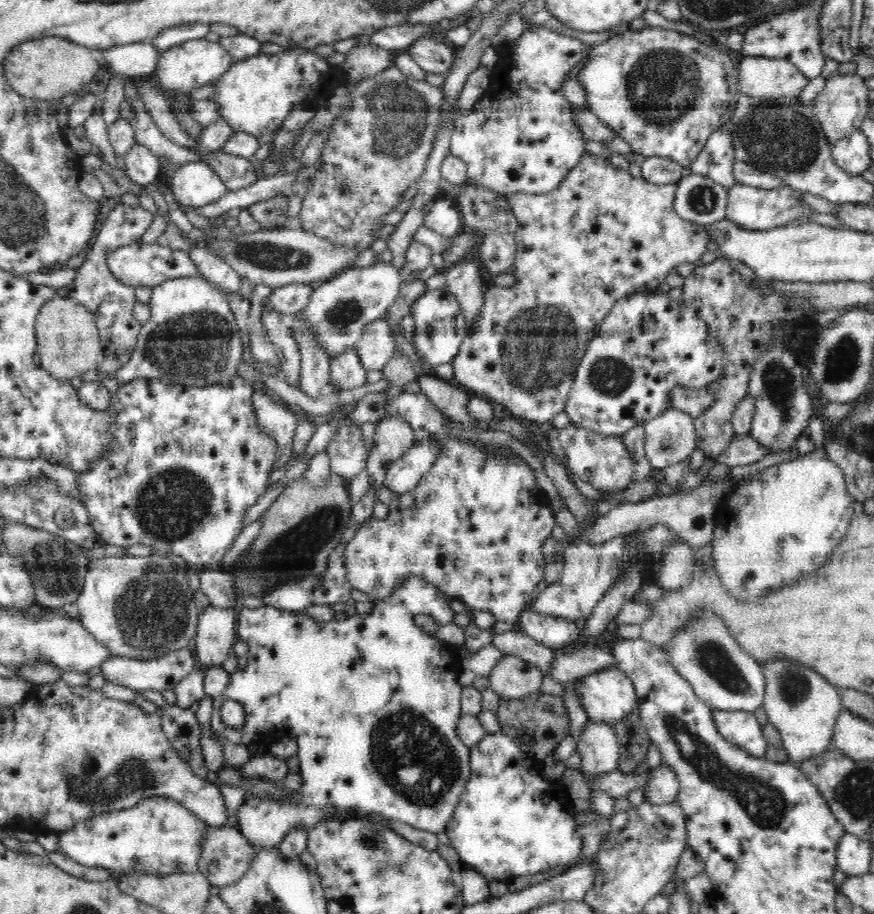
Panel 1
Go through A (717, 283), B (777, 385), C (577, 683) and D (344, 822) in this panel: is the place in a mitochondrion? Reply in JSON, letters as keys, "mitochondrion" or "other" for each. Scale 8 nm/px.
{"A":"other","B":"mitochondrion","C":"other","D":"other"}

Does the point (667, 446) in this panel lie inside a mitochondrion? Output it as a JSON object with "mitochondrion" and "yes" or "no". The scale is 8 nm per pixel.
{"mitochondrion":"yes"}

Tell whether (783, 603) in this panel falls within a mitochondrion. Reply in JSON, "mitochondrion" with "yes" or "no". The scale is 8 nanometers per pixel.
{"mitochondrion":"no"}

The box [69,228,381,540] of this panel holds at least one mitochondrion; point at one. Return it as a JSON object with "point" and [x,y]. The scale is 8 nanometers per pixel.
{"point":[194,342]}

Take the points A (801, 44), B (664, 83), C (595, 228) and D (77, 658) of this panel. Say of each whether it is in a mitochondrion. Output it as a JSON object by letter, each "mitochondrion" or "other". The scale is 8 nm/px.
{"A":"other","B":"mitochondrion","C":"other","D":"other"}

